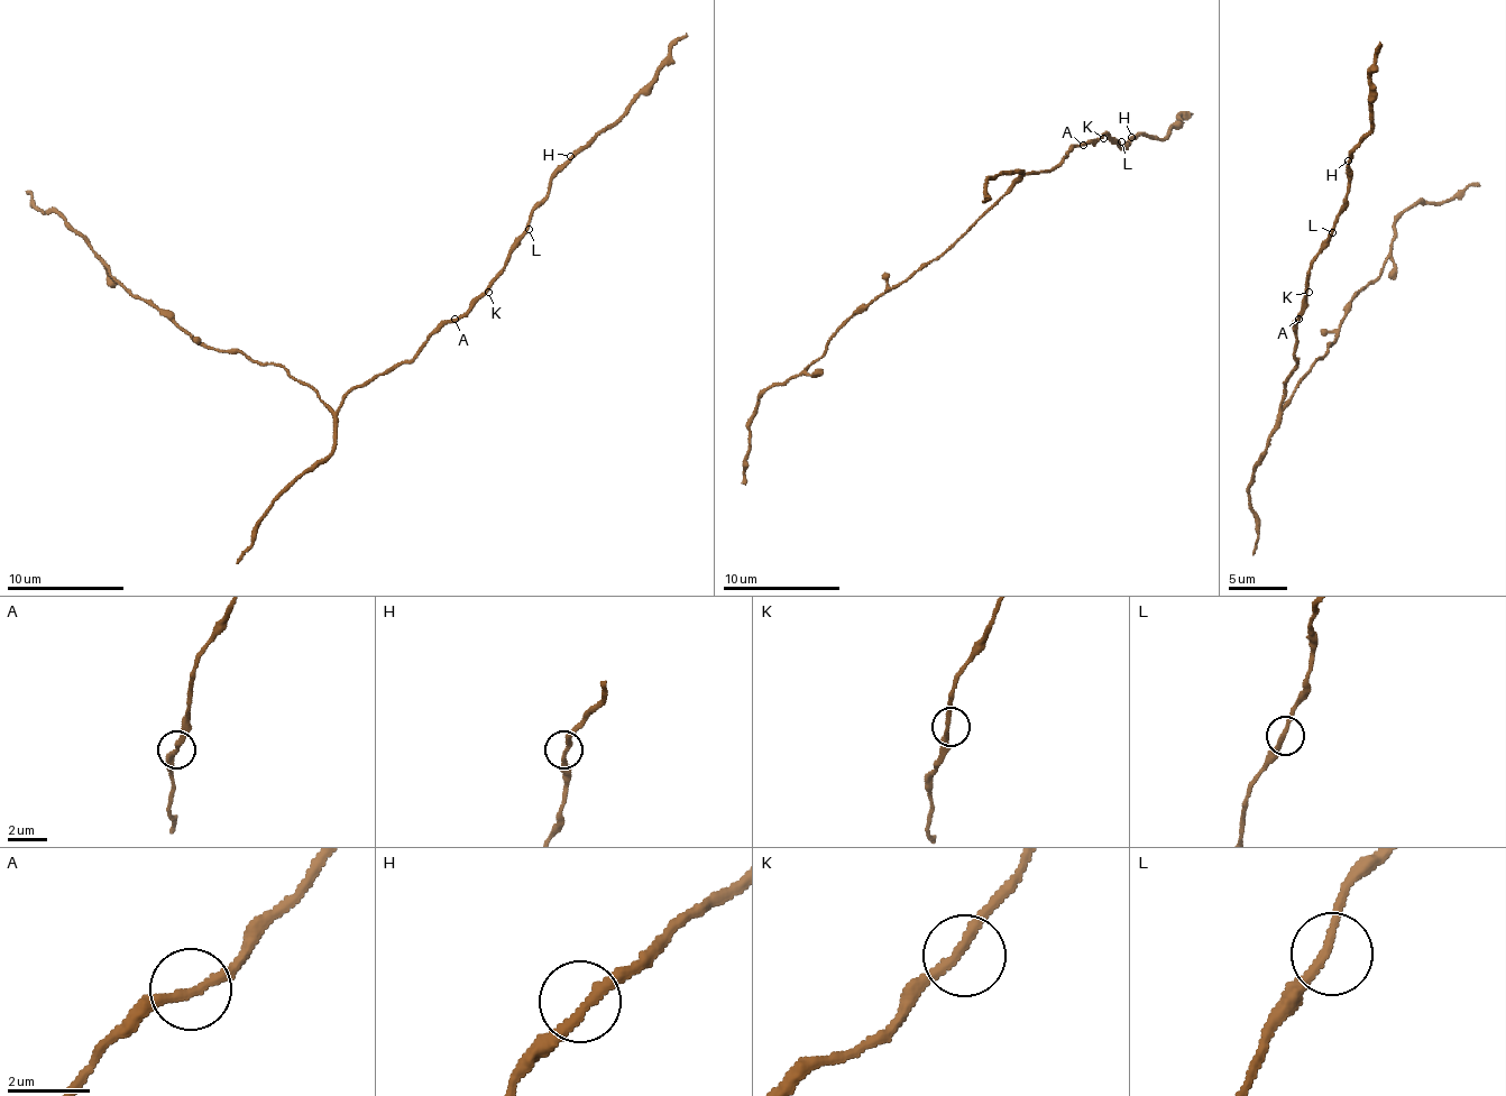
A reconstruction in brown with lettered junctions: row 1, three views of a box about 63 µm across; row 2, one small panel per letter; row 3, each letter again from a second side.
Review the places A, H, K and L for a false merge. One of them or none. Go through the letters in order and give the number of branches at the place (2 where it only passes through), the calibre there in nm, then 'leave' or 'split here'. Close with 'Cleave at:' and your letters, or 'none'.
A: 2 branches meet; 200 nm thick; leave
H: 2 branches meet; 220 nm thick; leave
K: 2 branches meet; 200 nm thick; leave
L: 2 branches meet; 200 nm thick; leave
Cleave at: none

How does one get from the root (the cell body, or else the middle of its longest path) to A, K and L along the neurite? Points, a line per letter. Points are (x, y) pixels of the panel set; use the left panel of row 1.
A: (368, 383), (414, 357), (422, 341), (453, 319)
K: (368, 383), (414, 357), (429, 335), (448, 321), (456, 321), (488, 292)
L: (368, 383), (406, 362), (429, 335), (448, 321), (460, 319), (503, 268), (529, 229)

